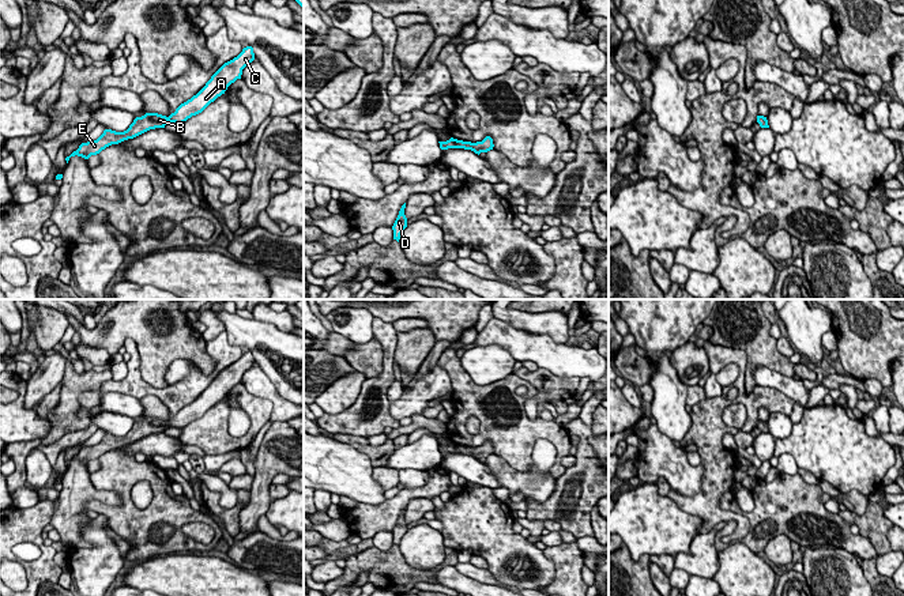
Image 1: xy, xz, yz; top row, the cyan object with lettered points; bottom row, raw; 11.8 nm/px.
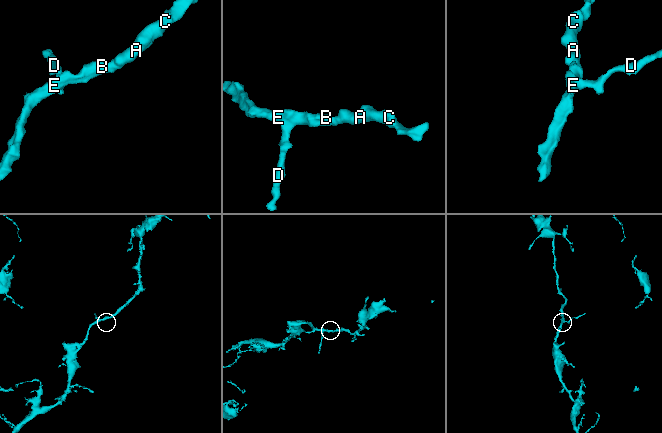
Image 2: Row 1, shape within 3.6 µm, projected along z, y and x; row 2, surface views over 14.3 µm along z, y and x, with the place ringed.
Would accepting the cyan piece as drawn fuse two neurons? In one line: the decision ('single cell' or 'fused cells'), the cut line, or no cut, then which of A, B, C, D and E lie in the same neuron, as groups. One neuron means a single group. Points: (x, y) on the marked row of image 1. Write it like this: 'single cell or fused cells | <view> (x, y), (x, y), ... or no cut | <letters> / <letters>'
single cell | no cut | A B C D E

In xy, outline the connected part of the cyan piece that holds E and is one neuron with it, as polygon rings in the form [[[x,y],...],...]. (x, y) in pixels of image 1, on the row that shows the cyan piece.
[[[244,48],[237,57],[225,63],[196,95],[181,103],[169,117],[158,113],[146,113],[142,117],[136,117],[129,128],[124,132],[105,129],[97,140],[82,143],[76,151],[65,158],[67,163],[71,156],[78,155],[88,159],[91,155],[99,154],[112,144],[118,144],[124,140],[133,139],[150,129],[165,128],[167,122],[185,122],[192,116],[201,113],[211,102],[225,94],[231,83],[241,79],[242,69],[253,60],[253,48]]]

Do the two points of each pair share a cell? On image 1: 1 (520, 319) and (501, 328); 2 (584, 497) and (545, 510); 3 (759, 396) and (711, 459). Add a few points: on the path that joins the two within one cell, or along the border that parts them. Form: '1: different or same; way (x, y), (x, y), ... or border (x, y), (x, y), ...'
1: different; border (493, 317), (539, 335)
2: same; way (575, 500), (567, 506), (554, 508)
3: same; way (737, 400), (726, 402), (711, 417), (711, 437)

